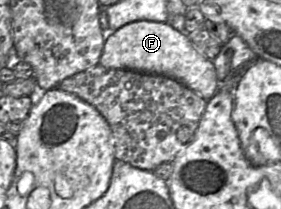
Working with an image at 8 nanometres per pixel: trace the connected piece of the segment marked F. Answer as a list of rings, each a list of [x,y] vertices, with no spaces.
[[[139,20],[107,33],[98,64],[106,68],[128,69],[172,77],[205,100],[210,100],[219,89],[213,62],[193,46],[186,33],[177,31],[167,22]]]

